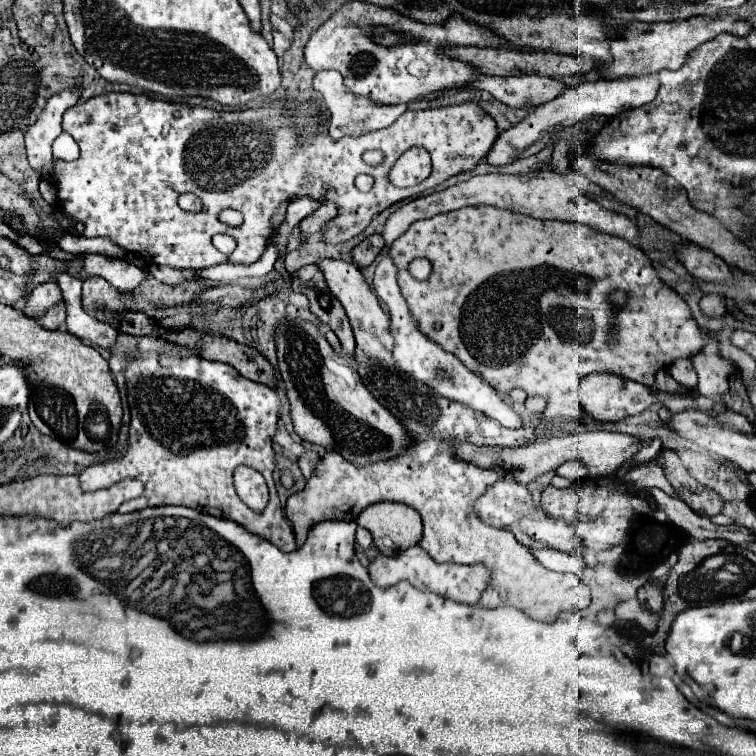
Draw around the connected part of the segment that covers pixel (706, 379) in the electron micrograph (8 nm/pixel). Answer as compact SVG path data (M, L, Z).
M707 340L705 348L691 358L693 368L699 374L699 386L697 392L721 402L721 396L727 392L727 380L729 374L735 372L735 366L731 364L731 360L723 360L719 358L717 352L713 352L713 340Z

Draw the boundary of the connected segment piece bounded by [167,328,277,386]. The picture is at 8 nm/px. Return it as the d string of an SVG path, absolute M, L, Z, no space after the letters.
M185 328L183 332L171 330L167 340L175 340L175 344L183 344L185 348L199 348L199 356L205 360L219 360L231 364L237 372L253 382L261 382L267 386L275 386L273 366L251 346L239 344L227 336L199 336L193 328Z

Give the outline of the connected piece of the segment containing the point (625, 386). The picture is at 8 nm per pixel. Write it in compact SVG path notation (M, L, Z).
M593 372L585 376L579 386L581 406L585 408L585 412L593 414L601 422L619 422L627 416L639 414L645 408L649 408L653 402L659 402L659 394L661 392L651 392L647 386L635 380L627 380L619 374L609 374L609 372Z

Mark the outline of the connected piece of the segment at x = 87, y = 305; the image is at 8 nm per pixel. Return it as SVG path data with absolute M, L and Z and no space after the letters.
M91 276L91 278L87 278L83 282L83 308L93 318L97 318L101 322L107 322L107 324L111 324L115 328L117 326L117 316L125 310L125 302L119 298L119 292L109 282L105 282L99 276Z

